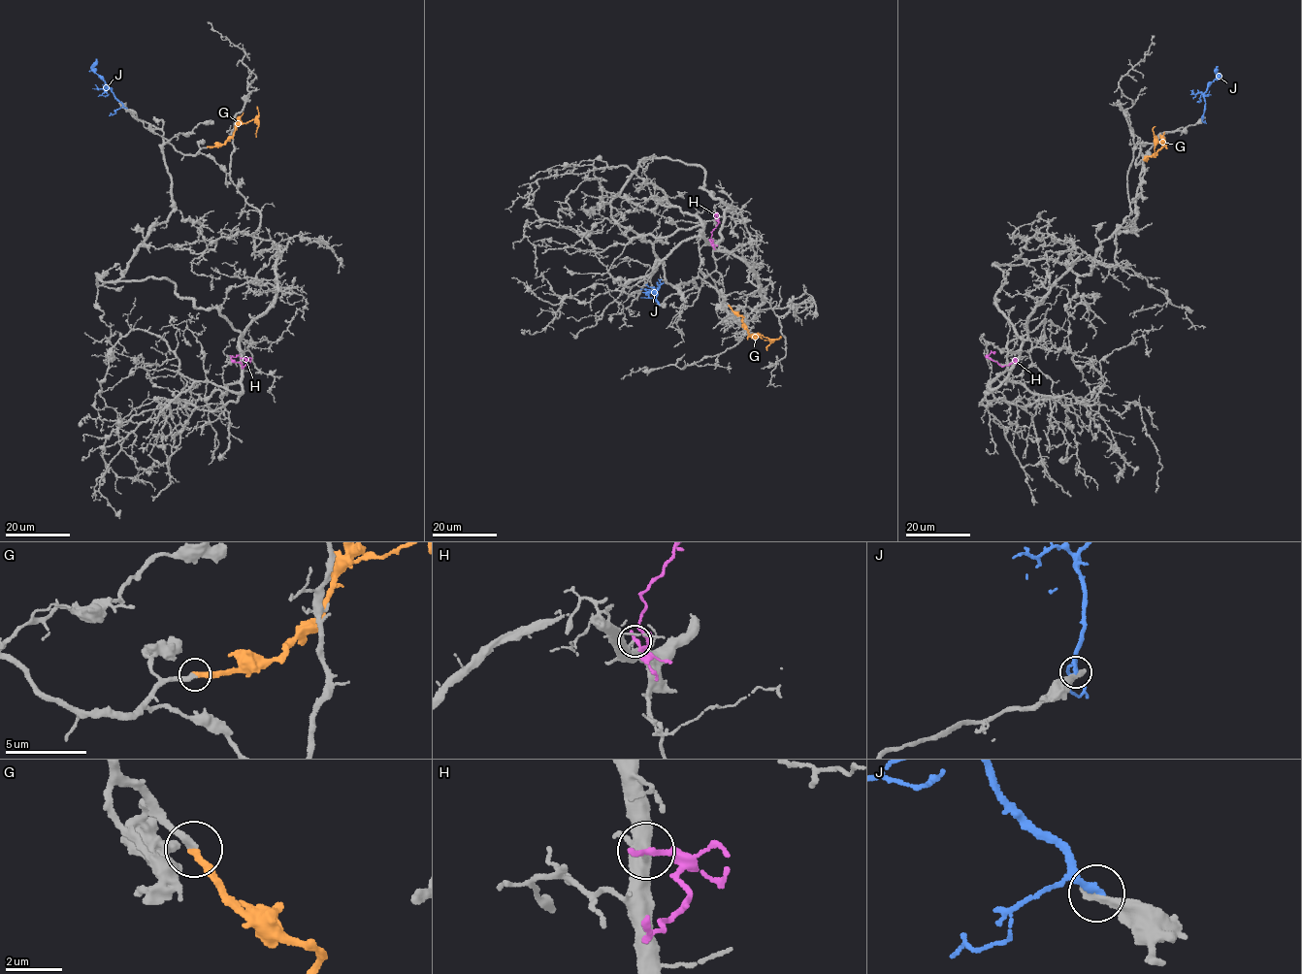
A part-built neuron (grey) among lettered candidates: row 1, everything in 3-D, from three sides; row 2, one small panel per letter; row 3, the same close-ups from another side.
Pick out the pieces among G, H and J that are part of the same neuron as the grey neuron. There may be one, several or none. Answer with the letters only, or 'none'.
G

